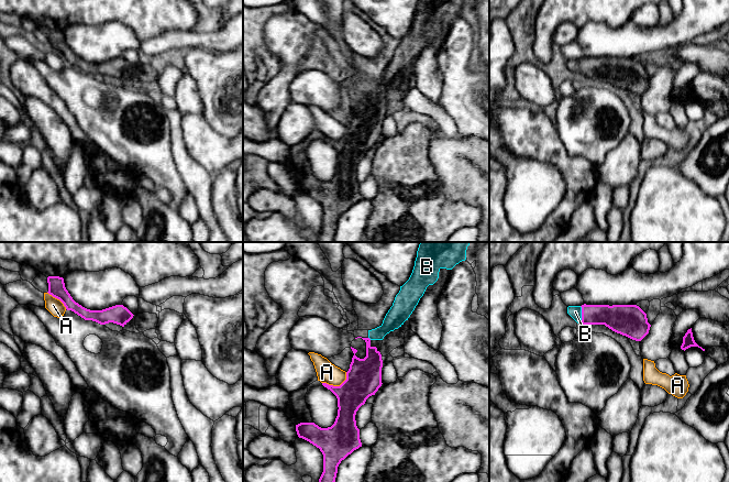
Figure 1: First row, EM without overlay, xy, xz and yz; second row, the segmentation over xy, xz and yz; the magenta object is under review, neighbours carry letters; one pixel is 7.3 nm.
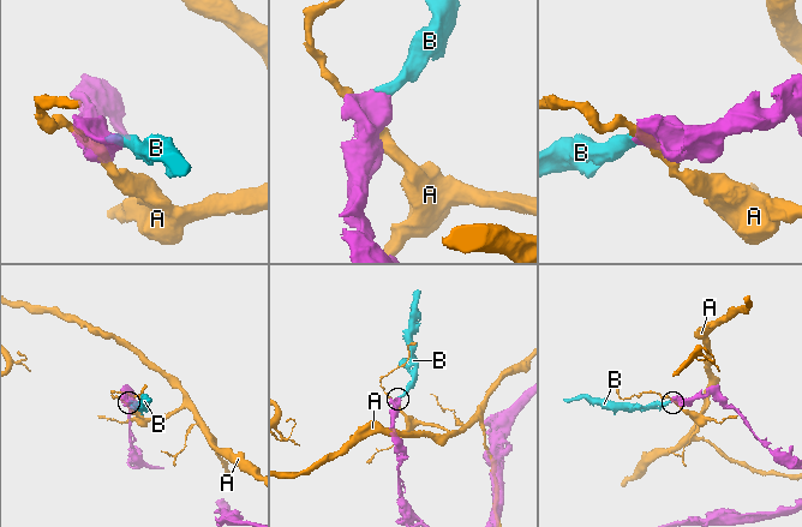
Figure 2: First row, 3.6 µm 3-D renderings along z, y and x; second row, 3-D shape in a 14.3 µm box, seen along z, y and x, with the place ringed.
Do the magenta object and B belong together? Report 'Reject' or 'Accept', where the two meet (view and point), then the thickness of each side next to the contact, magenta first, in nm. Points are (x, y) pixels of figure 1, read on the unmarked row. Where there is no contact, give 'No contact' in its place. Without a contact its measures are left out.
Accept. Touches magenta at yz (582, 68). Thickness 190 nm (magenta) against 100 nm

